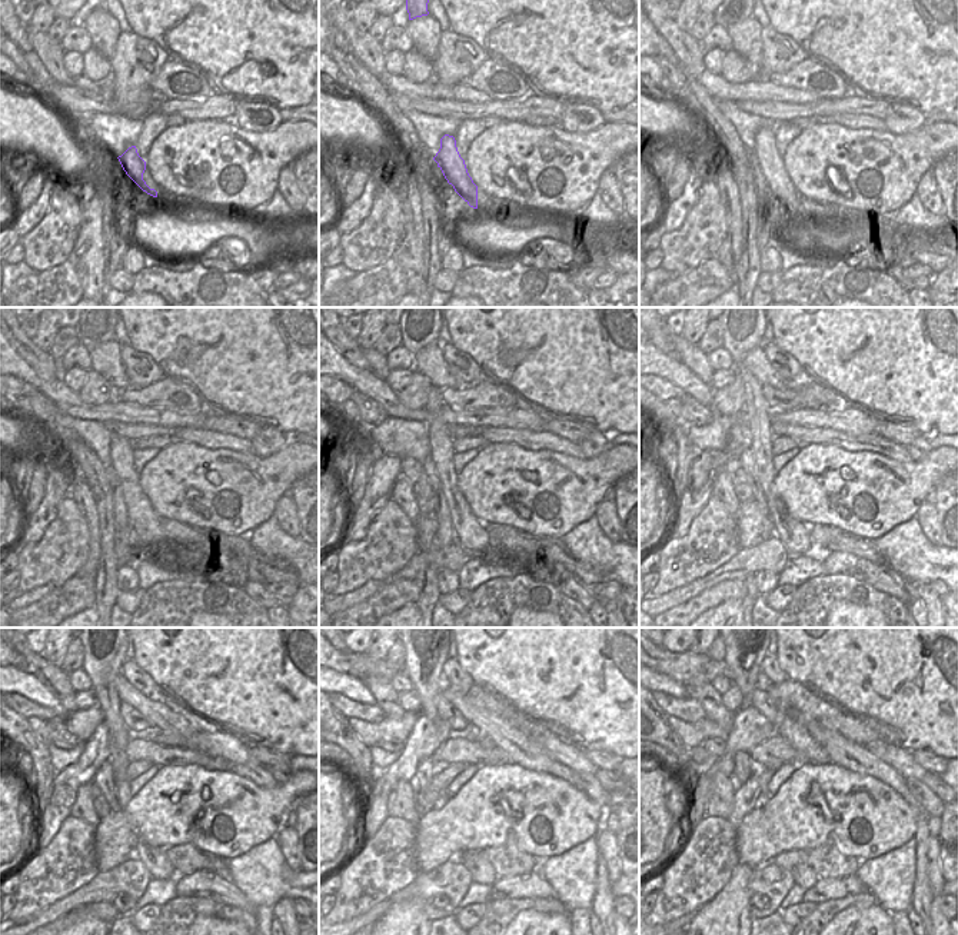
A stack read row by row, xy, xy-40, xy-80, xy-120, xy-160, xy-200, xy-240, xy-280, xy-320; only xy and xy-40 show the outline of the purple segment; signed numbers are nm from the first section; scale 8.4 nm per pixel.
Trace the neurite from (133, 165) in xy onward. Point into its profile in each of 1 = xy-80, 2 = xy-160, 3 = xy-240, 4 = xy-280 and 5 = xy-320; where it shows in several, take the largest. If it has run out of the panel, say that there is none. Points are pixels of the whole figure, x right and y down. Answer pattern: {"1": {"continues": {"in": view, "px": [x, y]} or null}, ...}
{"1": {"continues": {"in": "xy-80", "px": [781, 189]}}, "2": {"continues": {"in": "xy-160", "px": [472, 535]}}, "3": {"continues": {"in": "xy-240", "px": [103, 656]}}, "4": {"continues": {"in": "xy-280", "px": [423, 656]}}, "5": {"continues": {"in": "xy-320", "px": [744, 656]}}}

